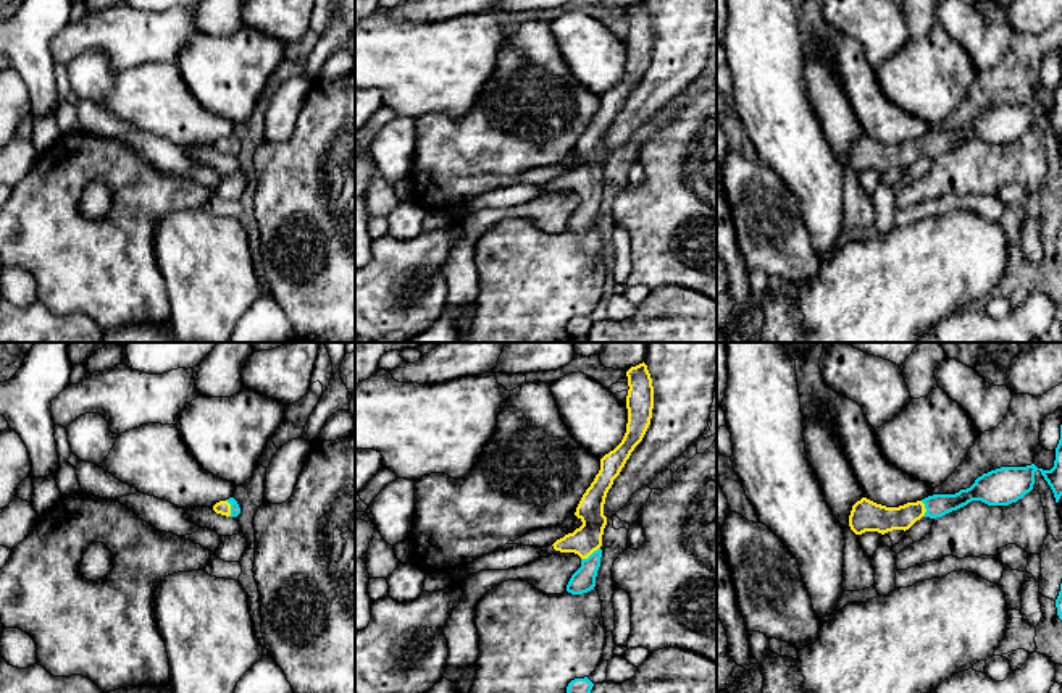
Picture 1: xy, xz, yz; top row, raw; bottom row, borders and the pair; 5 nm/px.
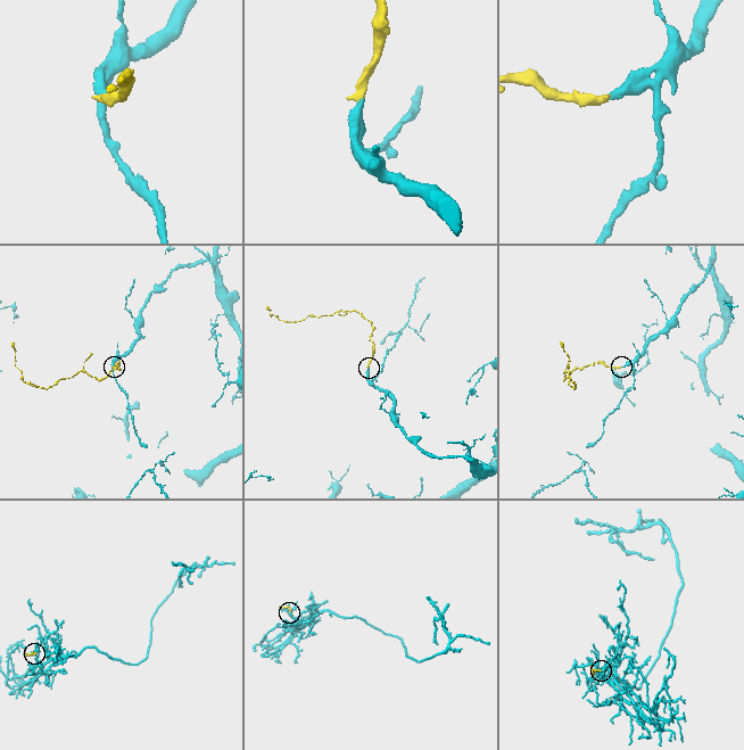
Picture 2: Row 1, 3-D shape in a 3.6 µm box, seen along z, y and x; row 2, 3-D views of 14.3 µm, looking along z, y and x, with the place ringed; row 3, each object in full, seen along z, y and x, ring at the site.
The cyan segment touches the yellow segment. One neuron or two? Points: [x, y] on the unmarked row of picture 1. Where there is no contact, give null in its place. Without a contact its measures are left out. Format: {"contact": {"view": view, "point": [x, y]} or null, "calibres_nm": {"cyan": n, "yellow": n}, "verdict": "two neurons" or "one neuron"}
{"contact": {"view": "xz", "point": [591, 193]}, "calibres_nm": {"cyan": 120, "yellow": 140}, "verdict": "one neuron"}

